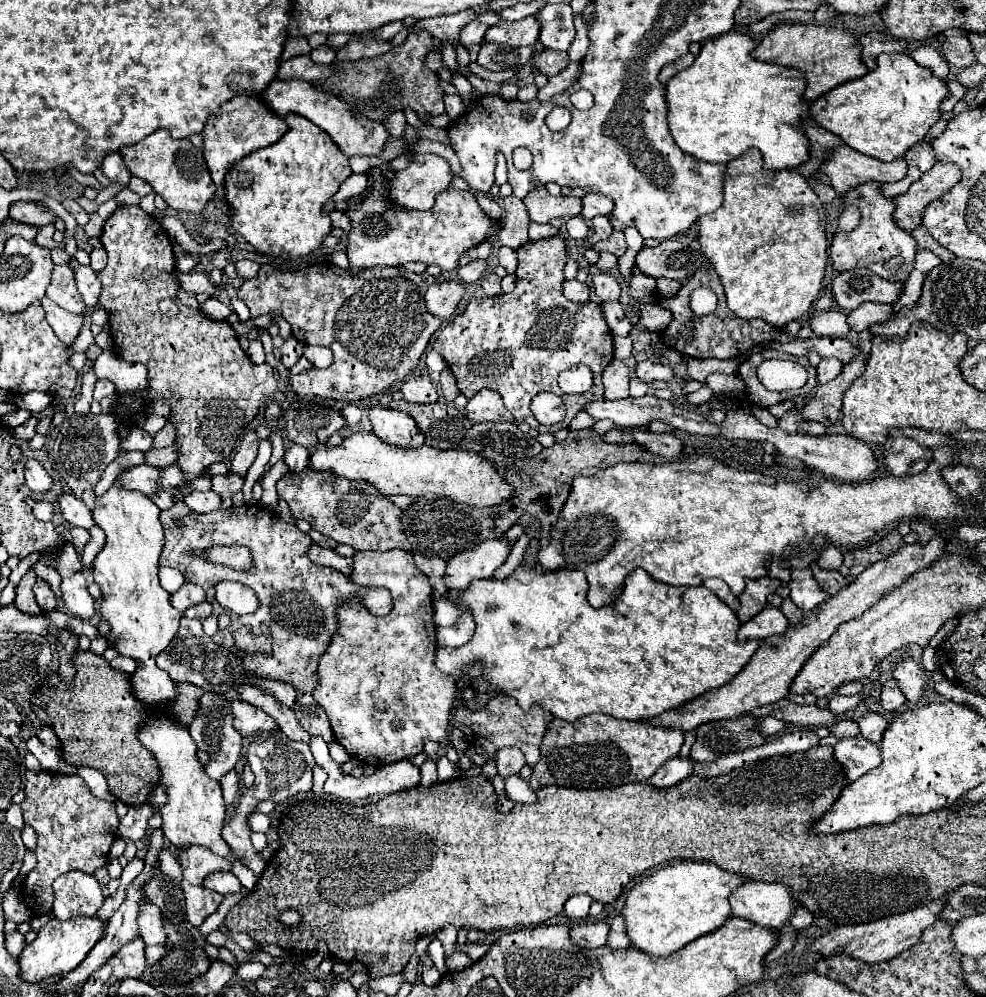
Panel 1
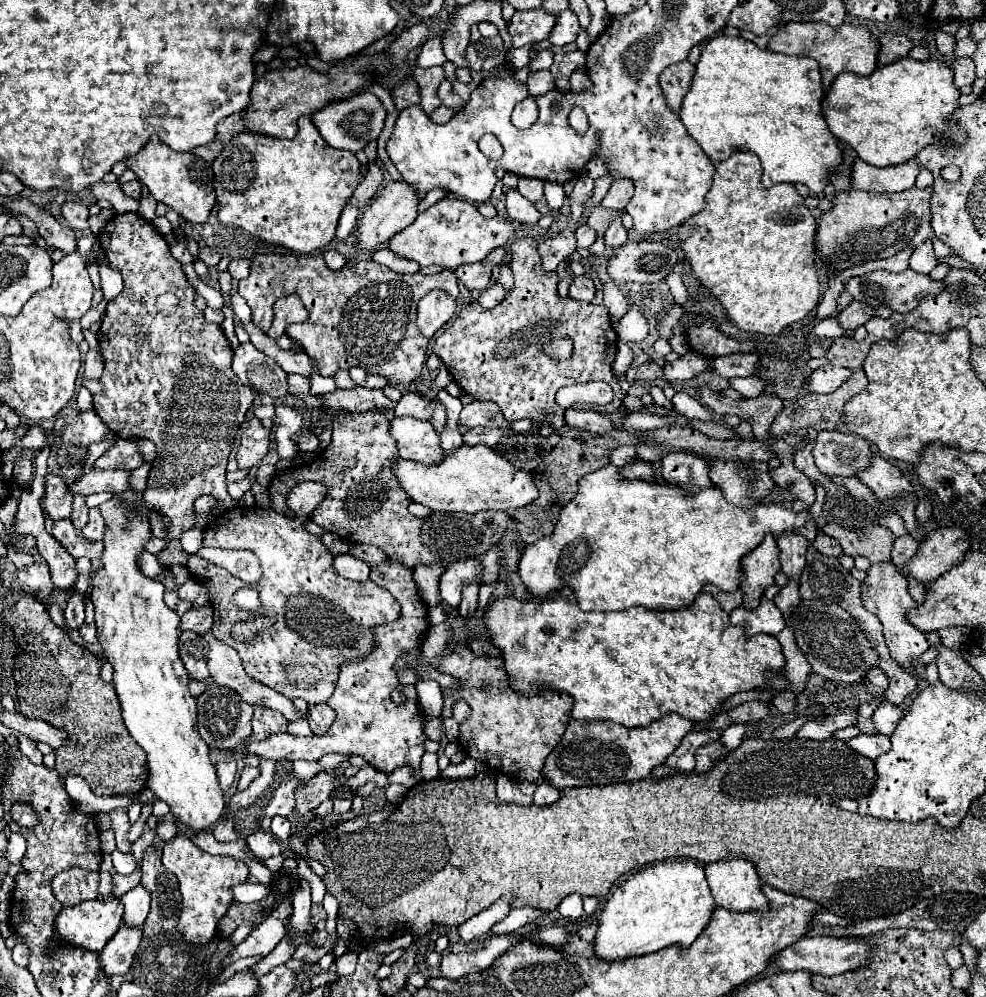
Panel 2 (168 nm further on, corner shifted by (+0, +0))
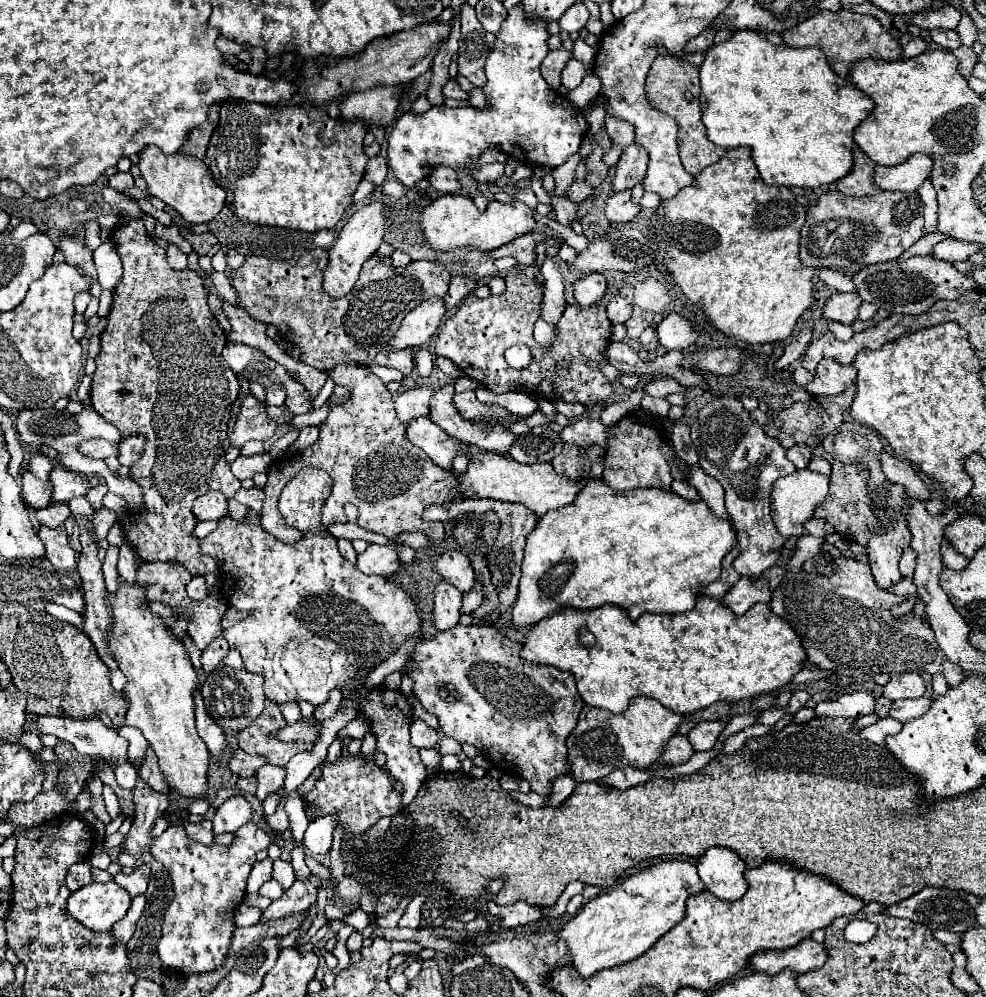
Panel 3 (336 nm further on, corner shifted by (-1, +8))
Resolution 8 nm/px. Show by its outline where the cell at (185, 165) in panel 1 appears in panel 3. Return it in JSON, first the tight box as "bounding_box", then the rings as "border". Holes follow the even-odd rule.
{"bounding_box":[138,147,226,225],"border":[[[146,147],[140,151],[138,167],[142,171],[142,177],[148,183],[148,191],[162,199],[166,205],[174,207],[188,223],[200,225],[214,219],[226,201],[226,191],[212,179],[212,173],[208,171],[208,165],[192,155],[174,153],[164,155],[158,147]]]}

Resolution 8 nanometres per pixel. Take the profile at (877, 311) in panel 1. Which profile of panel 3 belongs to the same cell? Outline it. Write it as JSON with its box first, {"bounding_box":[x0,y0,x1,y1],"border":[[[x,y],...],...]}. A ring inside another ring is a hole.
{"bounding_box":[822,293,862,325],"border":[[[834,293],[826,301],[822,313],[826,319],[840,321],[844,325],[852,325],[858,319],[860,305],[862,305],[862,299],[858,293]]]}

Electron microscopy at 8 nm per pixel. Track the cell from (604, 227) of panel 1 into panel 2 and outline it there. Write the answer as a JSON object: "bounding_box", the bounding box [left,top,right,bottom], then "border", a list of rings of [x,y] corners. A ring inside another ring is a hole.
{"bounding_box":[575,225,595,249],"border":[[[579,225],[575,229],[575,239],[577,239],[577,247],[589,249],[589,245],[595,241],[595,231],[589,225]]]}

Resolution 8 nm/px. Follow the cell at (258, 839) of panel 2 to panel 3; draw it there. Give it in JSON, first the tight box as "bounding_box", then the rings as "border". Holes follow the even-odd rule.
{"bounding_box":[152,823,272,975],"border":[[[248,823],[236,831],[236,841],[232,845],[200,845],[192,841],[186,831],[180,825],[170,825],[158,839],[152,843],[152,855],[164,863],[164,867],[170,871],[172,883],[174,883],[174,899],[168,905],[164,919],[162,919],[162,939],[158,941],[158,955],[160,961],[172,972],[183,975],[194,973],[206,973],[222,965],[222,959],[228,953],[234,925],[234,911],[242,903],[246,895],[246,883],[250,869],[256,861],[256,853],[260,849],[268,849],[272,843],[272,837],[258,825]]]}

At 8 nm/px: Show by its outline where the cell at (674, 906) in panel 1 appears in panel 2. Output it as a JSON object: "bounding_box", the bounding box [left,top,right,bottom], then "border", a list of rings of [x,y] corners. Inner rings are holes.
{"bounding_box":[593,861,715,961],"border":[[[661,861],[653,863],[639,873],[629,875],[607,899],[603,911],[597,915],[597,935],[593,939],[593,953],[603,961],[623,961],[627,957],[639,957],[655,953],[669,945],[689,947],[697,935],[705,929],[715,901],[711,899],[711,889],[707,887],[703,865],[695,861]]]}

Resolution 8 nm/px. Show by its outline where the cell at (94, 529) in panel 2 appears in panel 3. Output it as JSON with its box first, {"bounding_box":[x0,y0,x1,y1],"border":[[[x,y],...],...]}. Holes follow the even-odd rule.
{"bounding_box":[86,483,106,511],"border":[[[98,483],[96,487],[92,487],[88,493],[86,493],[86,499],[88,499],[88,503],[92,505],[92,509],[94,511],[98,511],[100,507],[102,507],[102,497],[106,495],[106,485],[104,483]]]}

